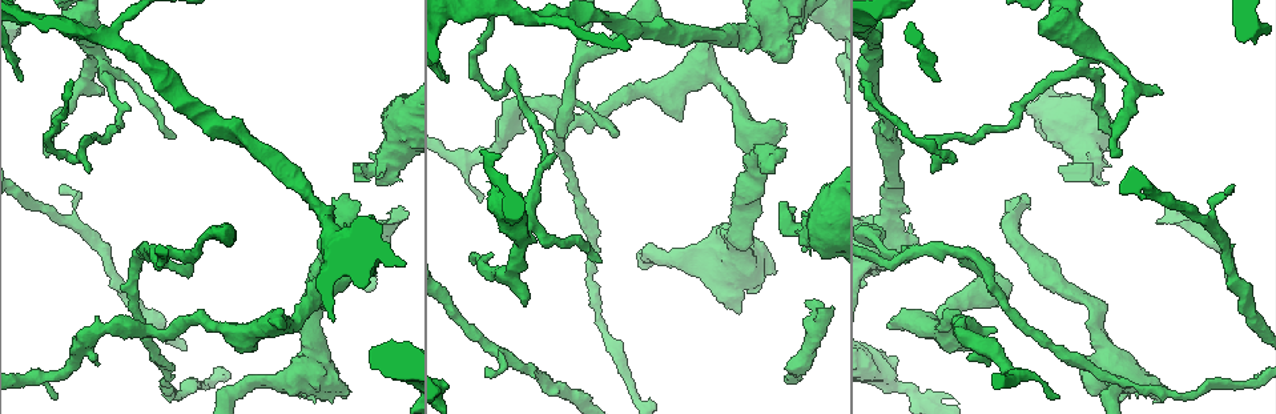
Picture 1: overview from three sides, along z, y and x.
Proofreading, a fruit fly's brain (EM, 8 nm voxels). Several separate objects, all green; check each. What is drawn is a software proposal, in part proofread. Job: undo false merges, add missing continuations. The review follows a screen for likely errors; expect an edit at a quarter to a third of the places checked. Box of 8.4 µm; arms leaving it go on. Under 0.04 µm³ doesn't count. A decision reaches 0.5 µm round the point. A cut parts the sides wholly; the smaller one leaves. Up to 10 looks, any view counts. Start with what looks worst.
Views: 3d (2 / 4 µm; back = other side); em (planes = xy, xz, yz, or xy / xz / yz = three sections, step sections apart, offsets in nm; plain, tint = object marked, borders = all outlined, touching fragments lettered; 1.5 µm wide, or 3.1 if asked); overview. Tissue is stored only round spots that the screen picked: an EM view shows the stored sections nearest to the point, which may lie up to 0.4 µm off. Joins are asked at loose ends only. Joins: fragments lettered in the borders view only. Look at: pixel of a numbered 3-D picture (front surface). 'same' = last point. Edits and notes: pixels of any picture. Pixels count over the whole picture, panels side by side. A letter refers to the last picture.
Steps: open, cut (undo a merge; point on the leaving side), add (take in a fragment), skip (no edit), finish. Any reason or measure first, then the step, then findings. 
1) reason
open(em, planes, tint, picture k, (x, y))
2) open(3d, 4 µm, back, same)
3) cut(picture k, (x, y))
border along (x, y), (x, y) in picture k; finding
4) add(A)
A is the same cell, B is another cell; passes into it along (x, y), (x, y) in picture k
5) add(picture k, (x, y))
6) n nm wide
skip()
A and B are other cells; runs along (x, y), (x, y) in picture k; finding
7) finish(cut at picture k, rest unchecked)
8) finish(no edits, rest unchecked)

end of a long branch
open(em, planes, borders, picture 1, (785, 378))

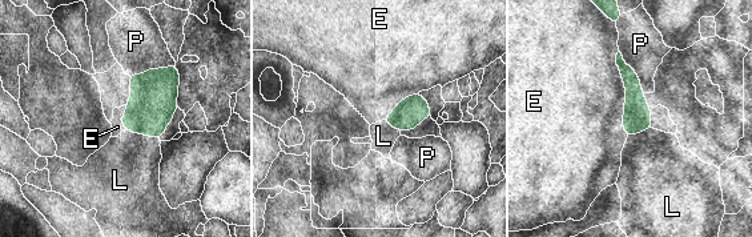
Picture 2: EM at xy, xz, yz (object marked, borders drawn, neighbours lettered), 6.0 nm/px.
add(L)
L is the same cell, E and P are other cells; the cell continues

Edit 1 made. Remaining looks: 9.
branch stops here
open(3d, 2 µm, picture 1, (680, 119))

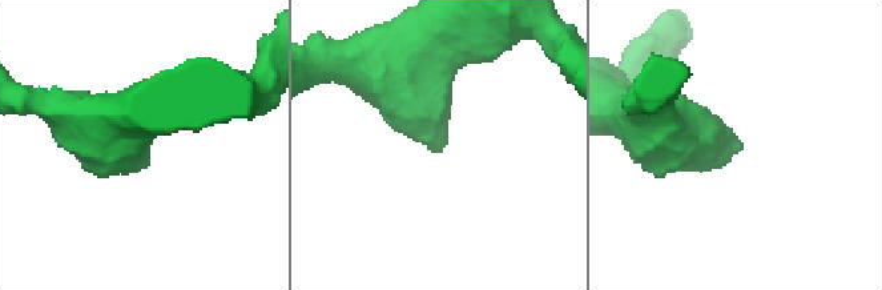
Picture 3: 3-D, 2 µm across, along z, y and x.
open(em, xy, step 8, plain, picture 3, (738, 150))

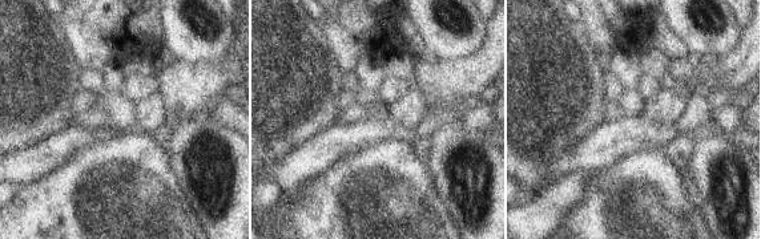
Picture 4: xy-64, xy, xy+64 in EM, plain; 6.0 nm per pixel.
see the neighbours
open(em, xy, step 8, borders, same)

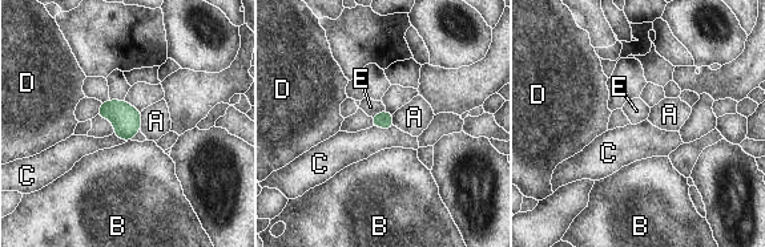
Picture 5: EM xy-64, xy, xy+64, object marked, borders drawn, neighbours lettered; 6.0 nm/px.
skip()
A, B, C, D and E are other cells; border along (373, 125), (382, 128), (393, 126) in picture 5; no lettered fragment goes on from it

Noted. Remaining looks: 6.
thin end
open(em, planes, borders, picture 1, (191, 268))

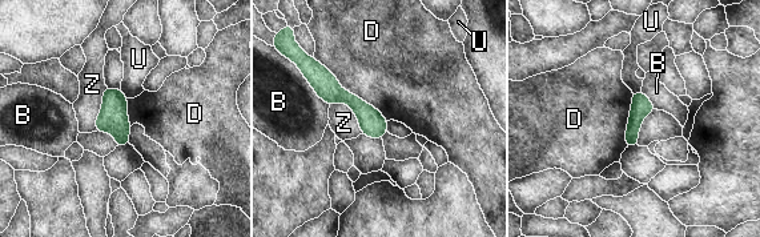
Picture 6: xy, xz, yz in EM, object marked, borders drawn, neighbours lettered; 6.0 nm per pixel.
skip()
B, D, U and Z are other cells; border along (313, 56), (344, 89), (387, 120) in picture 6; none of them fits

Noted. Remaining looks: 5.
narrows sharply
open(em, yz, step 4, tint, picture 1, (589, 274))

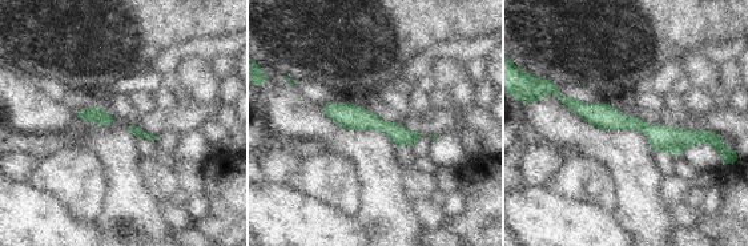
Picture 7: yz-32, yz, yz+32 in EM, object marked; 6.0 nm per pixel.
open(em, planes, borders, same)

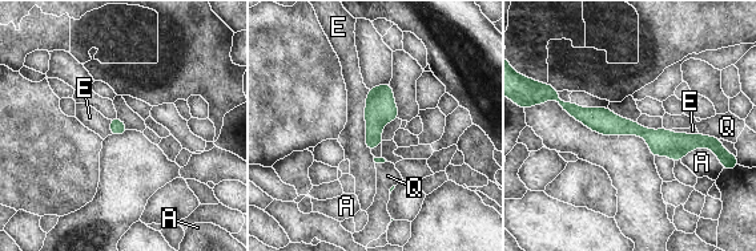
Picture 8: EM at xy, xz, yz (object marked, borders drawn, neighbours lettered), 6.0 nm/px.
skip()
A, E and Q are other cells; runs along (565, 105), (660, 142), (710, 142) in picture 8; continuous, no second cell

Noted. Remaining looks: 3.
finish(add at picture 2, rest unchecked)

